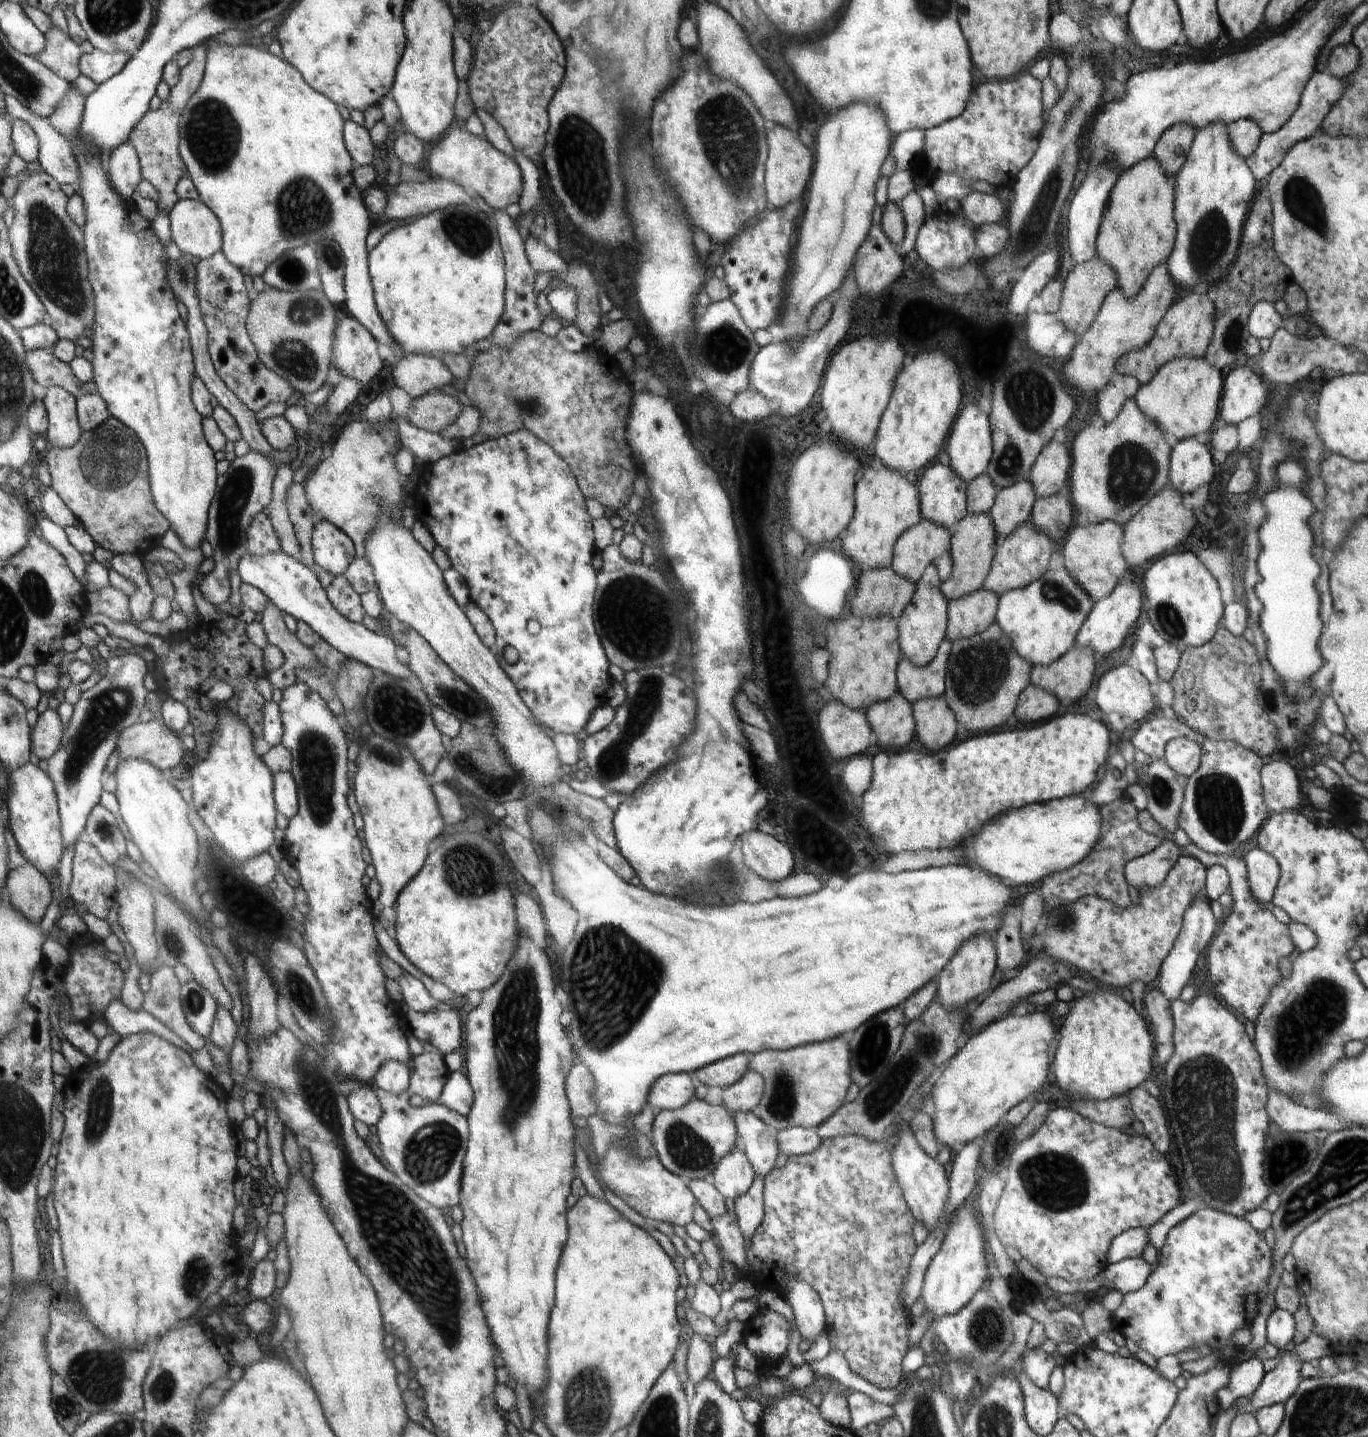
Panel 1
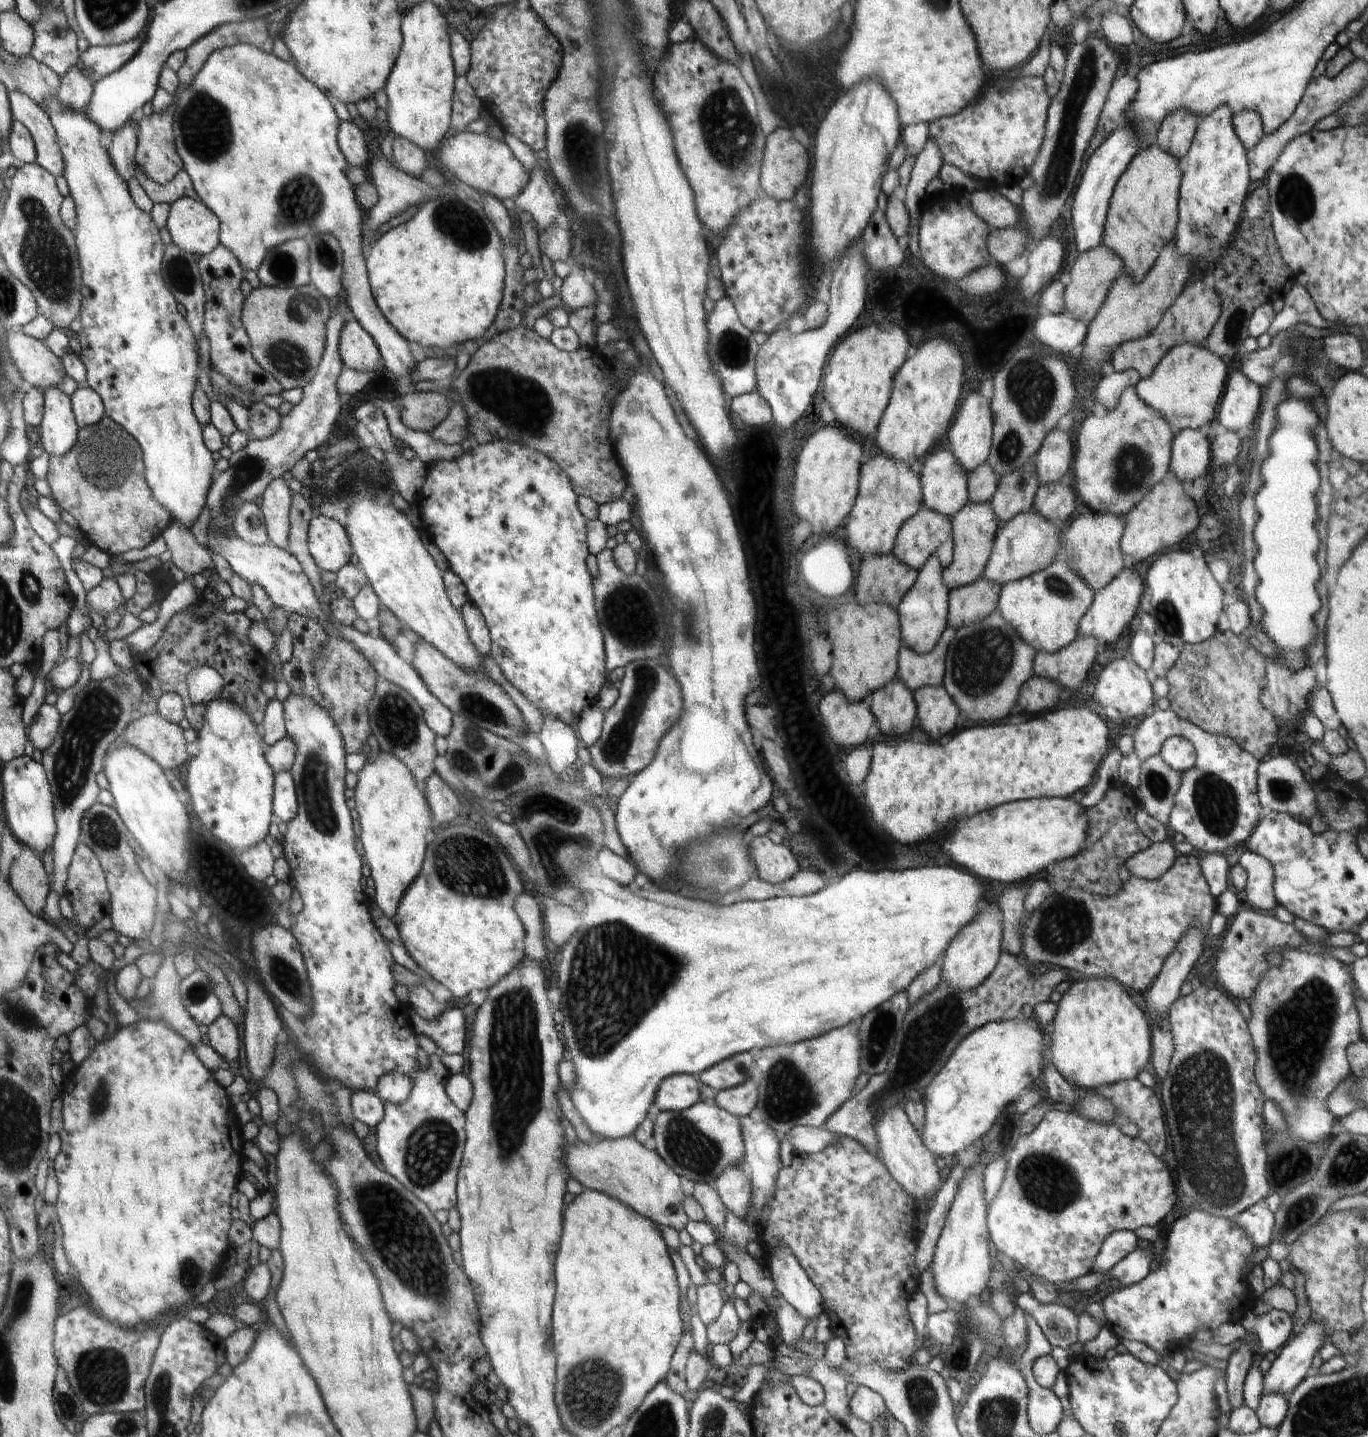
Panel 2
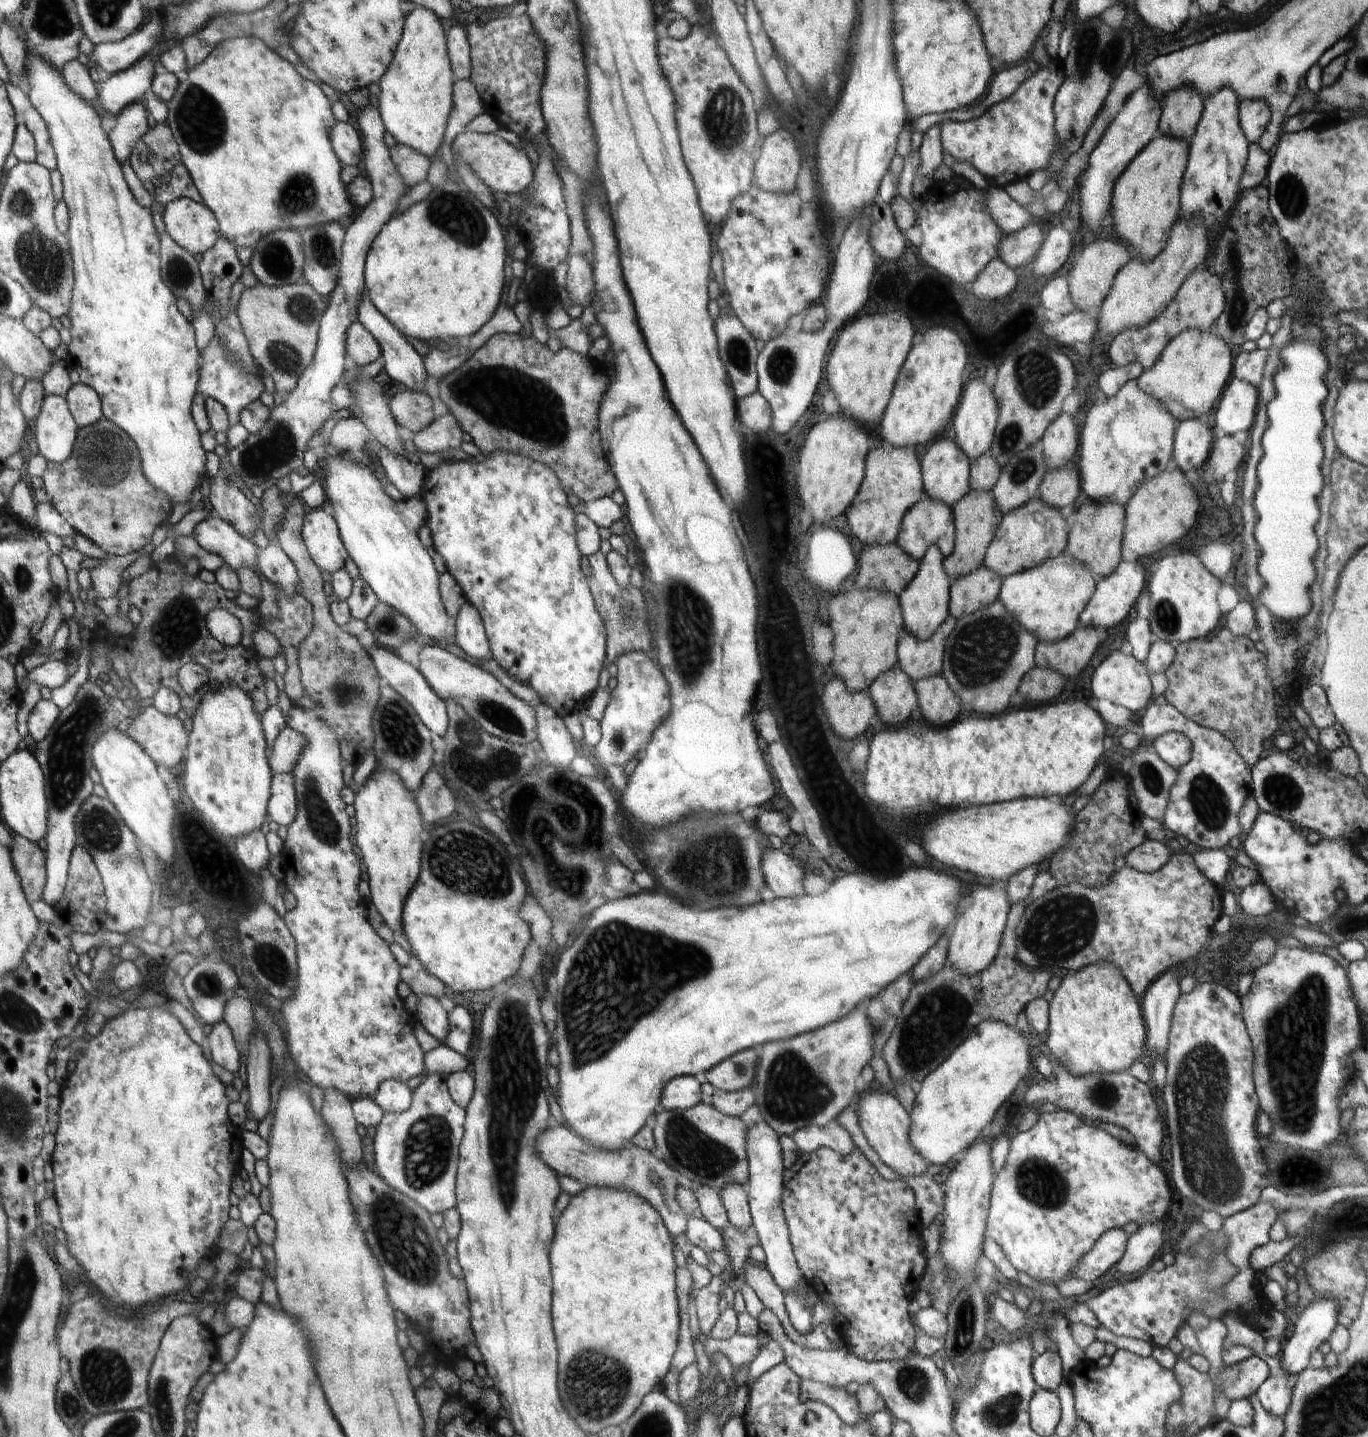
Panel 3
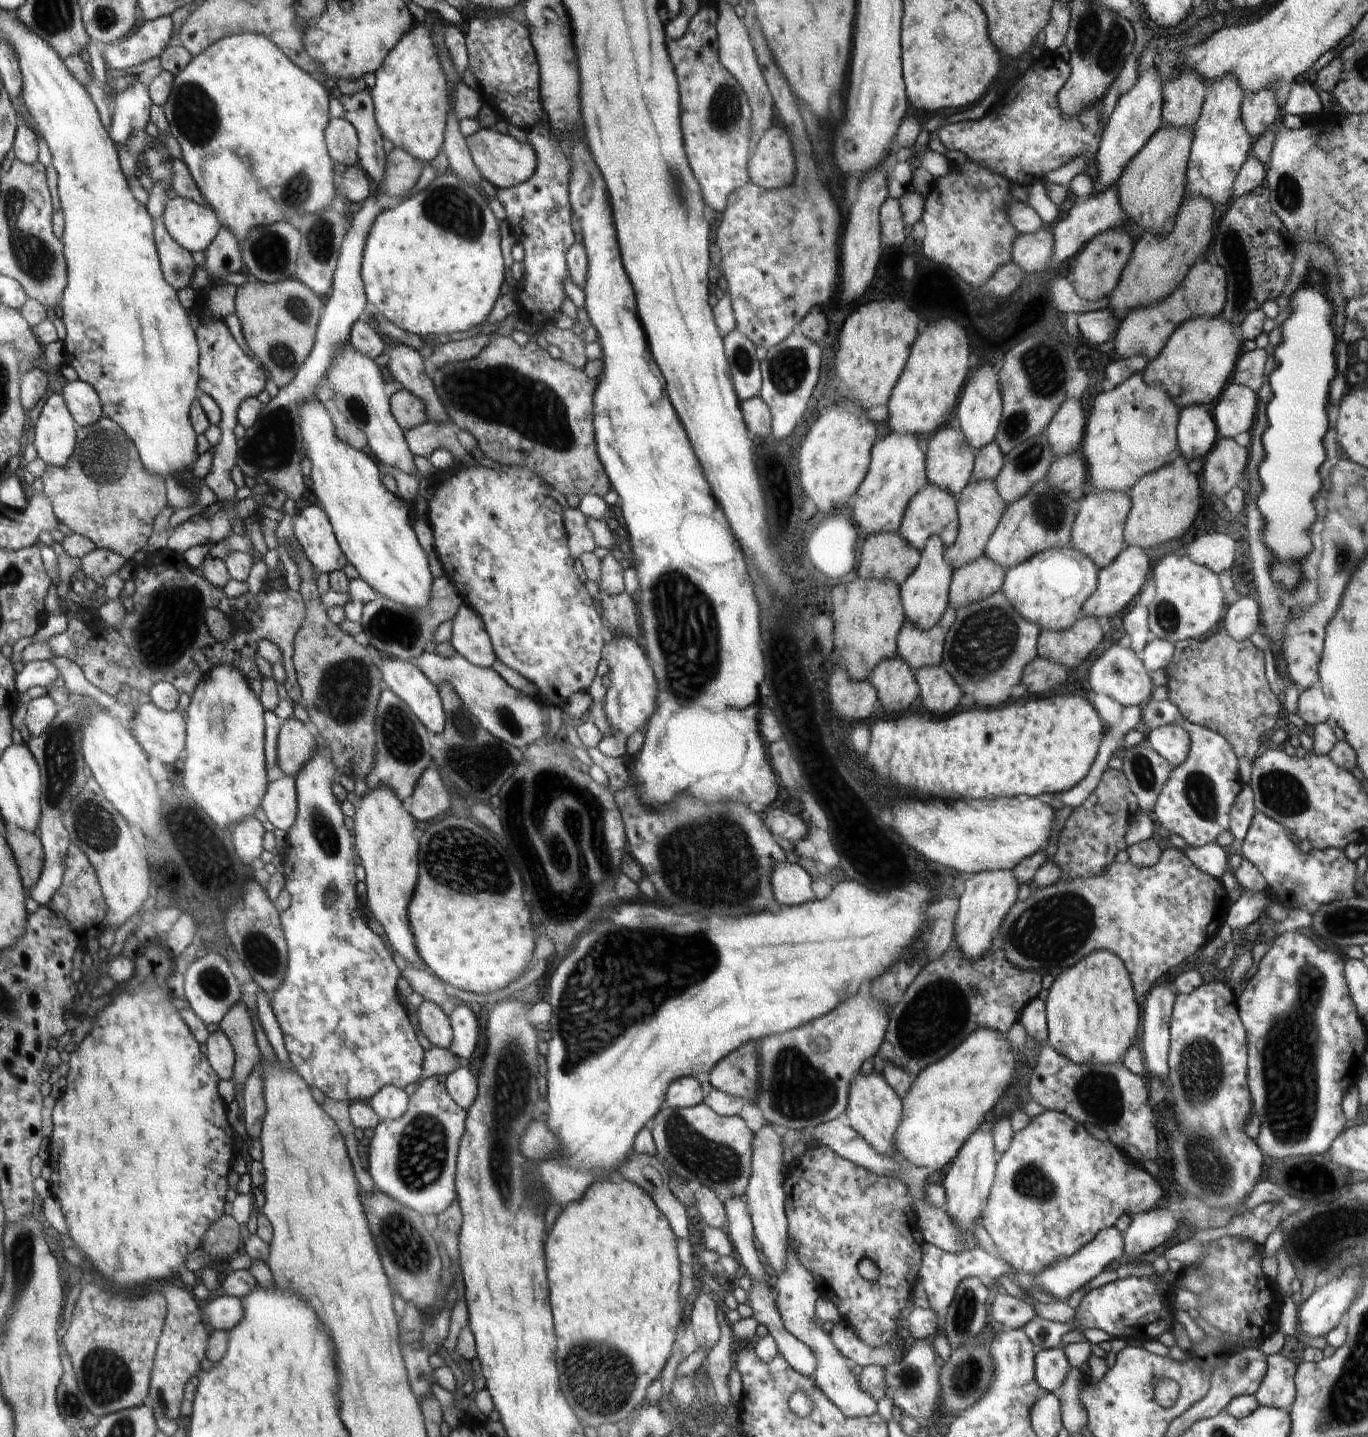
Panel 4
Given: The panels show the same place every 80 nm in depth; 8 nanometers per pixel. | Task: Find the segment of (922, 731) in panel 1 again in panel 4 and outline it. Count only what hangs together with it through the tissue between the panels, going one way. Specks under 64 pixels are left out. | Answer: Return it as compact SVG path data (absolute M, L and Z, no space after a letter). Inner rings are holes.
M943 665L922 667L915 675L921 688L922 704L928 712L937 717L954 714L964 693Z

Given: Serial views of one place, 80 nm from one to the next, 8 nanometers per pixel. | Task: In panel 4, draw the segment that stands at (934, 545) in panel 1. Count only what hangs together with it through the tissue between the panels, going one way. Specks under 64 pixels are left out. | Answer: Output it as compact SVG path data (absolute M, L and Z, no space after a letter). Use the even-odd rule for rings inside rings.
M929 485L924 491L917 492L916 496L908 504L908 510L904 514L904 522L901 525L902 532L899 532L899 534L920 552L925 550L928 540L934 535L942 538L942 542L948 550L956 542L960 530L956 497L953 497L944 489Z

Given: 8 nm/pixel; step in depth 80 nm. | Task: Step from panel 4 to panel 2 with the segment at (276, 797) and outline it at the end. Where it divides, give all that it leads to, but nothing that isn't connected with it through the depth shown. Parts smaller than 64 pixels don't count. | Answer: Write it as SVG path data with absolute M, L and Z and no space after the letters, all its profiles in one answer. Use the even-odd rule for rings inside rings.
M279 772L274 791L274 814L279 820L288 824L297 815L298 810L296 781L293 779L293 773Z

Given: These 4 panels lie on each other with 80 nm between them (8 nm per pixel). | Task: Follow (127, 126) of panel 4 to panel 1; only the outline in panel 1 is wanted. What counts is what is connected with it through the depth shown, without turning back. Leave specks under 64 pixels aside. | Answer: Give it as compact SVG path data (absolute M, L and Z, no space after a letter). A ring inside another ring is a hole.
M130 140L109 154L107 168L110 172L110 180L113 181L117 192L126 200L131 201L132 192L142 179L139 159Z

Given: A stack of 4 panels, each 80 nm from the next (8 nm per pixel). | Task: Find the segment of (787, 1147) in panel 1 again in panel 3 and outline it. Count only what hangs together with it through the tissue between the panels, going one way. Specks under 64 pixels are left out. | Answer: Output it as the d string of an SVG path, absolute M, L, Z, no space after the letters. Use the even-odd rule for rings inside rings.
M836 1120L823 1127L816 1125L802 1127L791 1137L798 1152L802 1151L803 1153L811 1153L819 1148L826 1147L843 1155L849 1155L849 1152L856 1147L847 1130L842 1128L842 1125Z

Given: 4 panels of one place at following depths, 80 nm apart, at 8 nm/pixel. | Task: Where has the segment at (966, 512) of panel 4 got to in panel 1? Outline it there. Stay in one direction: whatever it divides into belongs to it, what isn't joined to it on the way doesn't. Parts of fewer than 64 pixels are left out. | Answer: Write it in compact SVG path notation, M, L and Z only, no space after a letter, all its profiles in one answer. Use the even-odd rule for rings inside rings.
M989 513L981 515L967 514L952 531L953 574L945 580L942 592L947 602L961 599L983 588L989 576L997 547L997 532Z

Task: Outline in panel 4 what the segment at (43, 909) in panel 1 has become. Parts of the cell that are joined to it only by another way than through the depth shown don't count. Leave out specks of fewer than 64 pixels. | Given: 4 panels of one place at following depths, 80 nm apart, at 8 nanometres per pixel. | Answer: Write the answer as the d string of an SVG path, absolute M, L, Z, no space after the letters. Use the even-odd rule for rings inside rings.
M16 824L8 827L7 835L21 865L21 873L26 888L28 891L32 891L39 885L45 872L47 850L43 838Z

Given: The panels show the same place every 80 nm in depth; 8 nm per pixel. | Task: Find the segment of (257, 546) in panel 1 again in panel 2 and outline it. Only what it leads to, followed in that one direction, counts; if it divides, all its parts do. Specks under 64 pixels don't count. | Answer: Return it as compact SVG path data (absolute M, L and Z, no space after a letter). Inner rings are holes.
M245 503L237 510L235 532L242 540L251 545L270 545L267 526L262 509L258 503Z

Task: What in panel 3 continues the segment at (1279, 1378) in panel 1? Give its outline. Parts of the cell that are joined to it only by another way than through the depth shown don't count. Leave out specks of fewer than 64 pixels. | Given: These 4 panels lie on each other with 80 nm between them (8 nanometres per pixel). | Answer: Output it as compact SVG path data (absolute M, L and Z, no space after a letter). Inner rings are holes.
M1317 1299L1293 1318L1286 1342L1278 1355L1281 1368L1294 1380L1299 1372L1310 1366L1310 1354L1329 1340L1337 1325L1337 1303Z

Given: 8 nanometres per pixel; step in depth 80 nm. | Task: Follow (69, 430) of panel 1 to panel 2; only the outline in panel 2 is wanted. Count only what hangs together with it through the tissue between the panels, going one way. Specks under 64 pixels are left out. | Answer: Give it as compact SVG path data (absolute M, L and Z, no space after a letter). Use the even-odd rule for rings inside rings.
M46 390L45 419L41 424L41 443L51 456L66 456L78 444L80 425L73 398L60 390Z

